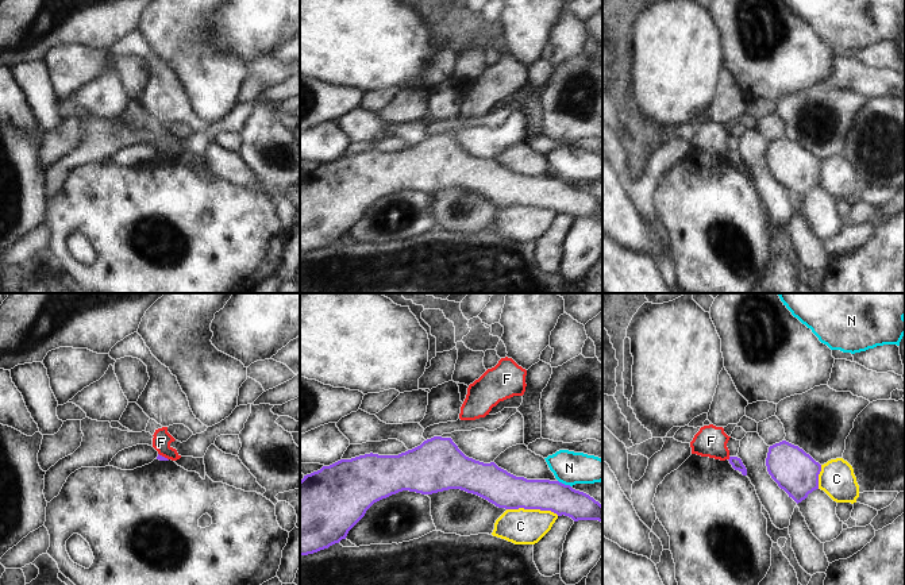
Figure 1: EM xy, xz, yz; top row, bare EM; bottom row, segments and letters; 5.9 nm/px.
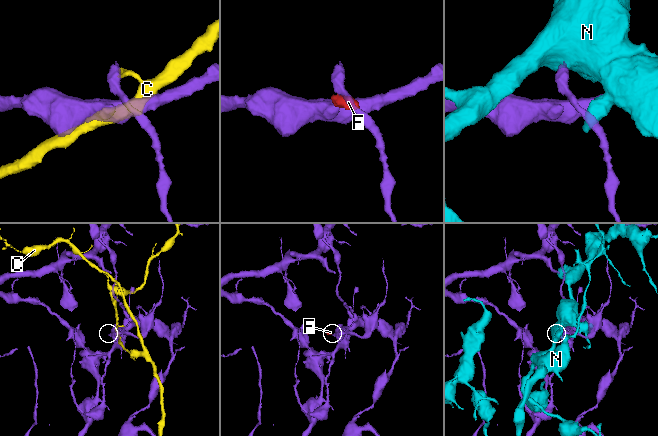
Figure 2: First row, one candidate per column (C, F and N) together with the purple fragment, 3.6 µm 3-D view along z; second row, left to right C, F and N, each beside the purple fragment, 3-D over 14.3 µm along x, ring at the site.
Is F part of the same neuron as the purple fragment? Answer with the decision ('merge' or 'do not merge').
do not merge

